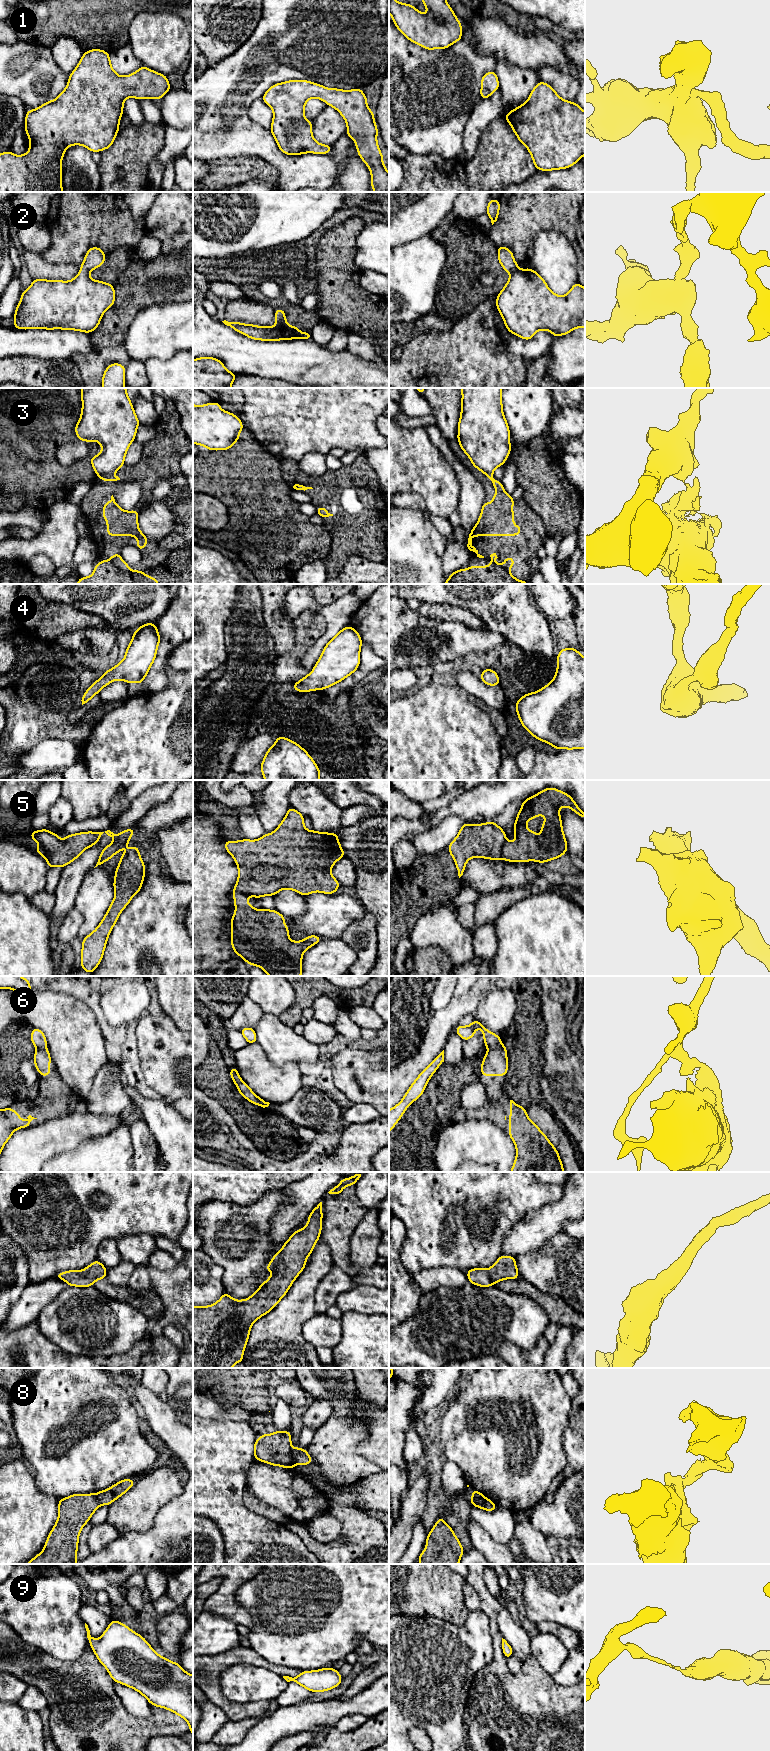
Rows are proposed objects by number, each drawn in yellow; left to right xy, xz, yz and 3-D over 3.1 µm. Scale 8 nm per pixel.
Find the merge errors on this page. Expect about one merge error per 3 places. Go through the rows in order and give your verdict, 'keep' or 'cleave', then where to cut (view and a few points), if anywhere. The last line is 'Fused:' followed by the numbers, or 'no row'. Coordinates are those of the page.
1: keep; cut none
2: keep; cut none
3: cleave; cut xy (110, 474), (101, 477)
4: keep; cut none
5: cleave; cut yz (506, 840), (501, 850), (501, 857)
6: cleave; cut yz (499, 1041), (490, 1048)
7: keep; cut none
8: keep; cut none
9: cleave; cut xy (95, 1639), (91, 1647)
Fused: 3, 5, 6, 9

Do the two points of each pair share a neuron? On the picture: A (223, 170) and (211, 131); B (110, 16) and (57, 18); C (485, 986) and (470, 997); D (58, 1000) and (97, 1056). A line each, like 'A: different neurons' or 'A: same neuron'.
A: different neurons
B: same neuron
C: same neuron
D: same neuron

